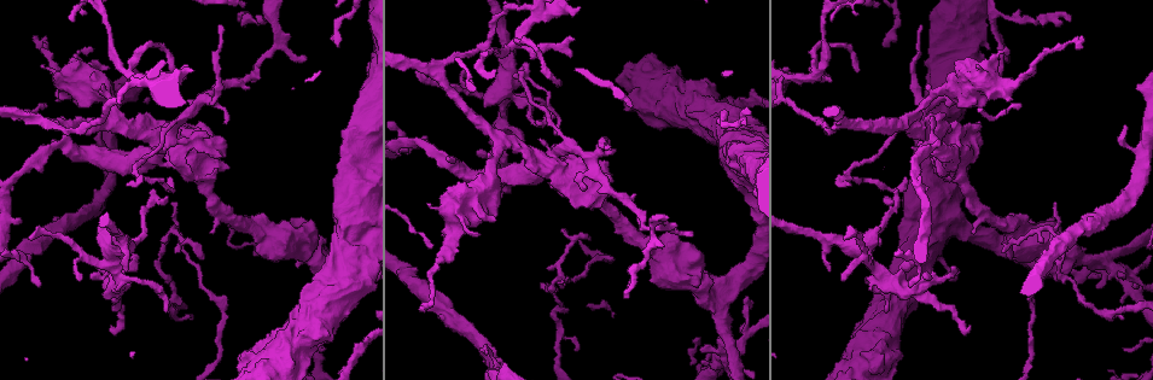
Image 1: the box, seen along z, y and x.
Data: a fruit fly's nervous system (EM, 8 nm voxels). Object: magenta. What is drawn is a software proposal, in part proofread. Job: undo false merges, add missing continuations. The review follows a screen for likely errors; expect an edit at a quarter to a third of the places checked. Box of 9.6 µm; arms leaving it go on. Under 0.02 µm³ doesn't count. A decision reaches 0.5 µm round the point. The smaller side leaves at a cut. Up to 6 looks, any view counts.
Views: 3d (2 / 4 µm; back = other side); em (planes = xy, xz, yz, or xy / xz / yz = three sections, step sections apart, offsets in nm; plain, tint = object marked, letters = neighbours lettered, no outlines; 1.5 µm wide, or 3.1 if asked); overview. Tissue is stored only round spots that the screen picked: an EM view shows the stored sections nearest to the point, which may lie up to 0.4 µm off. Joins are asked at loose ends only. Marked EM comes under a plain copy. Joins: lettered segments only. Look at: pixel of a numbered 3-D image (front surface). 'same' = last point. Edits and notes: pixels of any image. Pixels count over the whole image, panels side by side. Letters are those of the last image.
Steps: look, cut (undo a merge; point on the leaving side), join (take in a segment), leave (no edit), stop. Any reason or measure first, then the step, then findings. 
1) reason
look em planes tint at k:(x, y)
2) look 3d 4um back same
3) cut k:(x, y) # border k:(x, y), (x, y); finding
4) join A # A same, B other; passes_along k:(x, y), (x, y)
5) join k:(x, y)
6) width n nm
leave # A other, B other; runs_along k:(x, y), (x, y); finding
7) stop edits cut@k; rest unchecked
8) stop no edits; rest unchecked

stops while still wide
look 3d 4um back at 1:(341, 133)

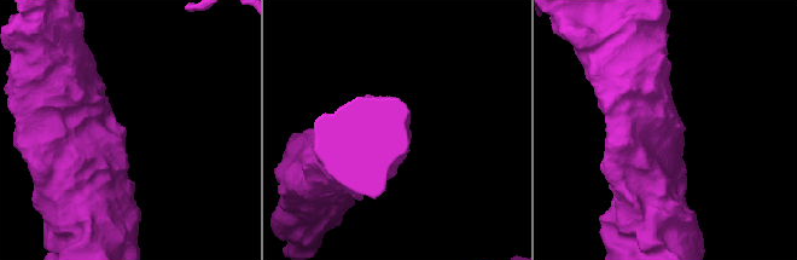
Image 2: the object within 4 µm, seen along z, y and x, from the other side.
now the EM
look em planes letters at 2:(126, 134)

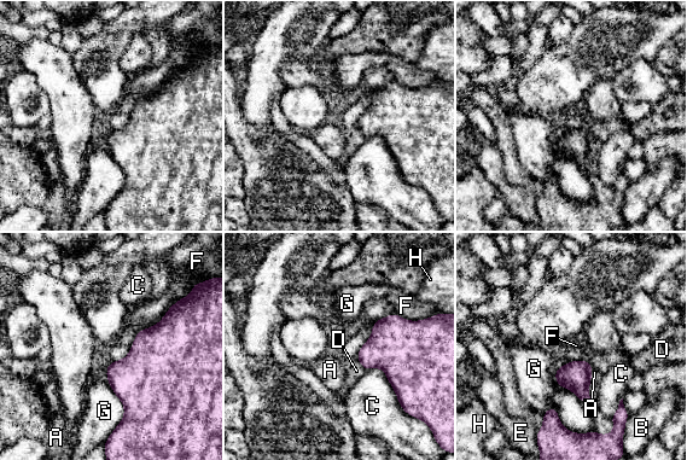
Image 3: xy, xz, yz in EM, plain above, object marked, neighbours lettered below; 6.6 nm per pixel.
longest_contact G 460 nm
leave # A other, B other, C other, D other, E other, F other, G other, H other; none of them fits

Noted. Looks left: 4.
branch stops here
look 3d 2um back at 1:(843, 187)

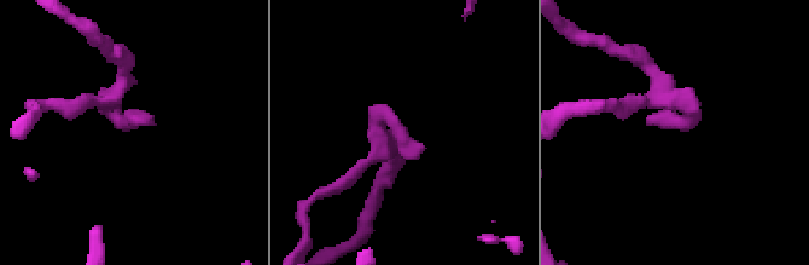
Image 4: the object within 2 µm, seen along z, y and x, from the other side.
now the EM
look em planes letters at 4:(675, 128)

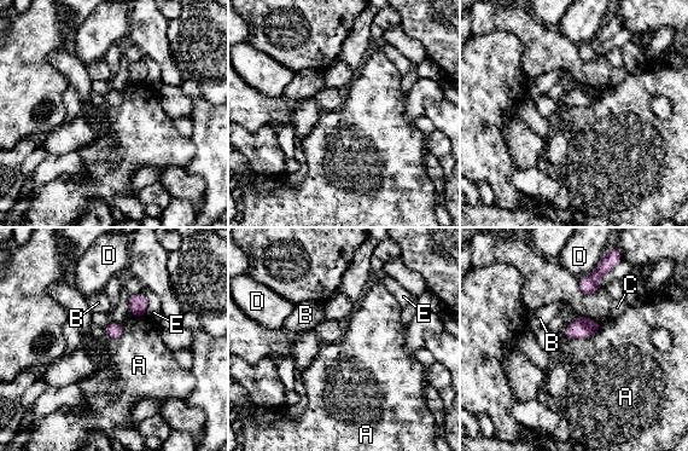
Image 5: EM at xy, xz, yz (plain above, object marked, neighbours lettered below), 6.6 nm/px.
leave # A other, B other, C other, D other, E other; border 5:(601, 323), (588, 336), (566, 340); no lettered segment goes on from it

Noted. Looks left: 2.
stops while still wide
look em planes letters at 1:(493, 221)

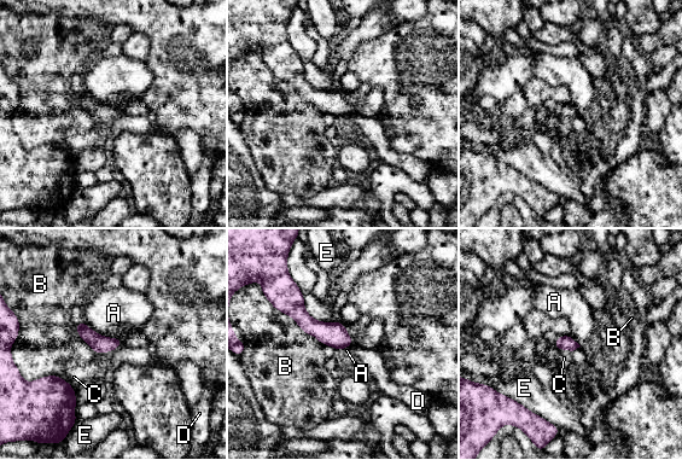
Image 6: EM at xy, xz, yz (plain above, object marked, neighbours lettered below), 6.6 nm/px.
leave # A other, B other, C other, D other, E other; border 6:(82, 321), (100, 335), (122, 339); none of them fits

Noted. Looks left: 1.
stop no edits; rest unchecked

